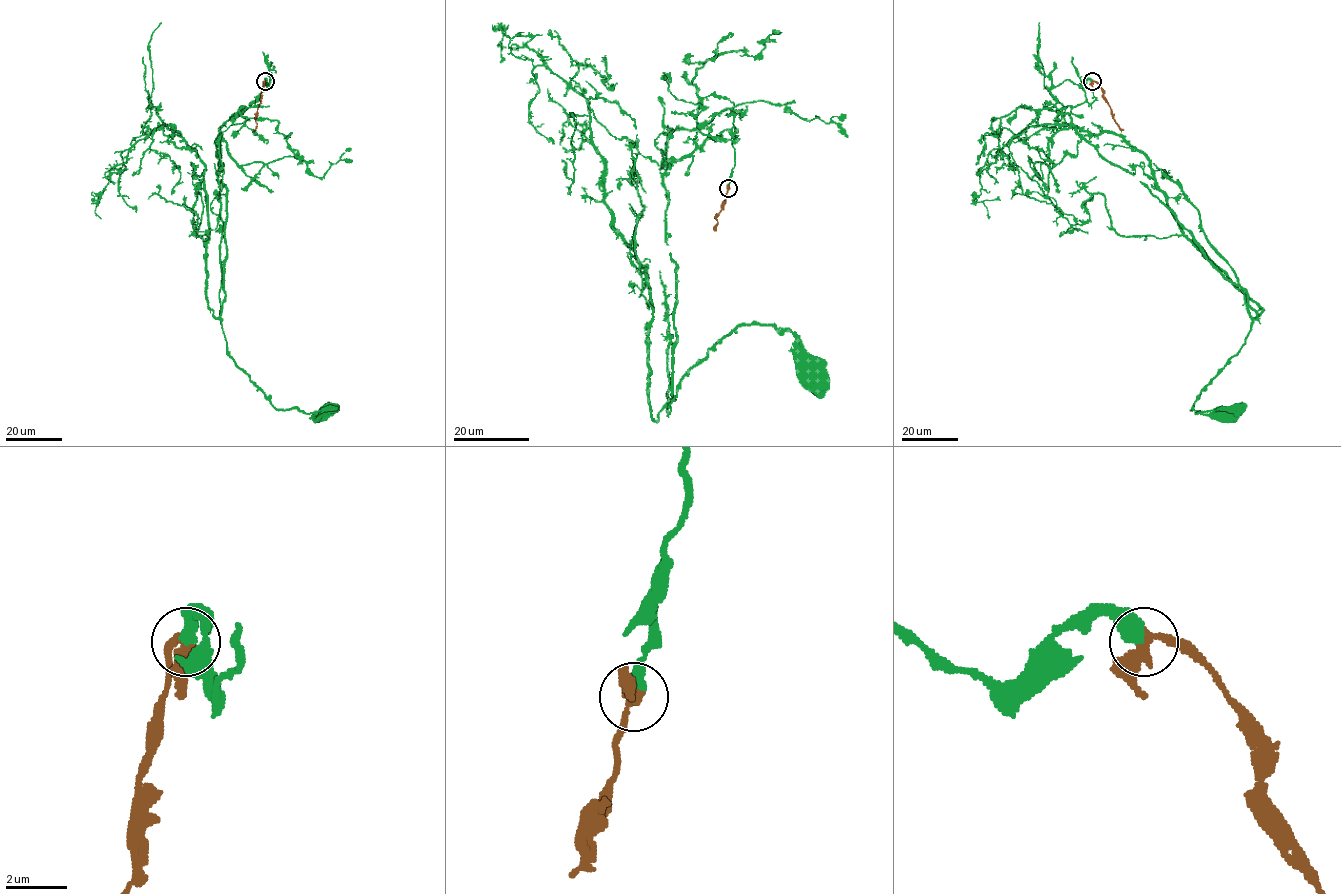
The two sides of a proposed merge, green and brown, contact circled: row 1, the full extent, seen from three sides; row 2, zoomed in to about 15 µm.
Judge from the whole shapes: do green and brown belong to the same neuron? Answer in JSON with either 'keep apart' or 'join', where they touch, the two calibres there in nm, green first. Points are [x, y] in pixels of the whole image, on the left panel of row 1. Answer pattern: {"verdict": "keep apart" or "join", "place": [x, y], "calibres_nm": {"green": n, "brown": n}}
{"verdict": "join", "place": [265, 81], "calibres_nm": {"green": 500, "brown": 360}}

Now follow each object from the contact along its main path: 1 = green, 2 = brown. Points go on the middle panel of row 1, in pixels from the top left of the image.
1: (728, 188), (725, 129), (631, 155), (650, 416), (745, 325), (814, 381)
2: (728, 188), (713, 228)

